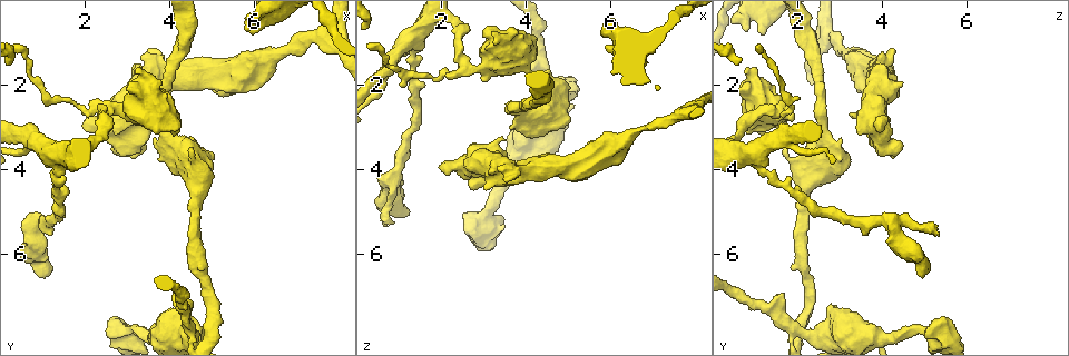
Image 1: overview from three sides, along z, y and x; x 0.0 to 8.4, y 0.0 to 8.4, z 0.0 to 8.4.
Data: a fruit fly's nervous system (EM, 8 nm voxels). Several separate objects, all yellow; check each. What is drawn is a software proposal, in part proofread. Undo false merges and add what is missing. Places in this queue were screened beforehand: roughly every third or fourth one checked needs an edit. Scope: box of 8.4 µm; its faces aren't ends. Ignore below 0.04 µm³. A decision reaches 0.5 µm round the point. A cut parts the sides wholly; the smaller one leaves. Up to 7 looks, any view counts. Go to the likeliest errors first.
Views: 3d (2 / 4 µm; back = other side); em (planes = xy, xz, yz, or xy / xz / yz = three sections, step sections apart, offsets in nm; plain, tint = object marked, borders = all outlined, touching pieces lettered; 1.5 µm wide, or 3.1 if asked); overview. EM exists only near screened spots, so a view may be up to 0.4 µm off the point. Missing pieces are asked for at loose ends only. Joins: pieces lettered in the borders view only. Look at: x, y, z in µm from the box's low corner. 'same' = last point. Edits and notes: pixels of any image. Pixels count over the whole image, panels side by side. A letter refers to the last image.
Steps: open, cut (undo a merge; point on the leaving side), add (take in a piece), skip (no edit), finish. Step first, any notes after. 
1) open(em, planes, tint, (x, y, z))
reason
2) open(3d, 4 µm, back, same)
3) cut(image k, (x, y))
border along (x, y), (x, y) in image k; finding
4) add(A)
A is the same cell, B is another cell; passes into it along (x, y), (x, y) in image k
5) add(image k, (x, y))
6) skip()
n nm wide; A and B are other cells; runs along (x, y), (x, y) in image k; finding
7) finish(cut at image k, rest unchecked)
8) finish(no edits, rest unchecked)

open(3d, 4 µm, (3.25, 1.50, 4.05))
thick end

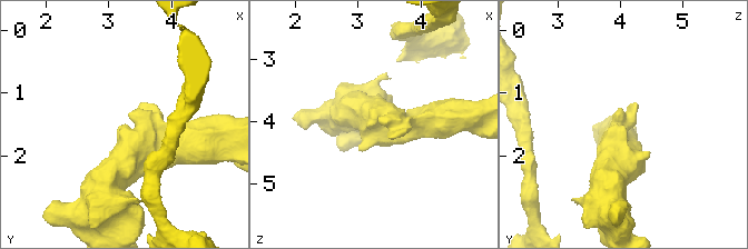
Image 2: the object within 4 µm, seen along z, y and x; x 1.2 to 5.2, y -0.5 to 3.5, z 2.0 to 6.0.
open(em, xy, step 8, borders, (3.20, 1.50, 4.10))
shape alone is not enough

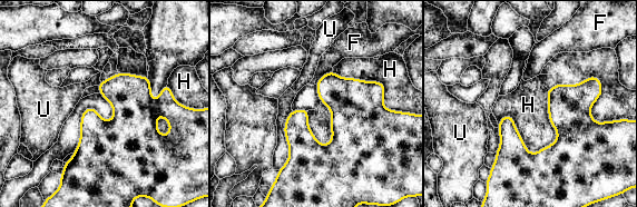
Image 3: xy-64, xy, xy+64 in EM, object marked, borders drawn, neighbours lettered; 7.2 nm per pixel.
open(em, planes, borders, same)
another direction

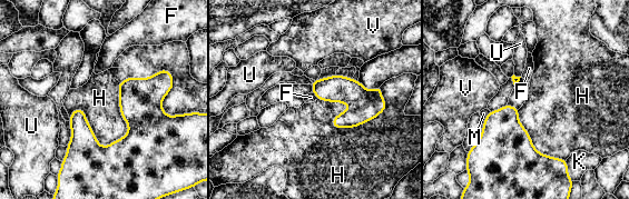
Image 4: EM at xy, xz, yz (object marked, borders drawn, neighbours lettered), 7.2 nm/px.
skip()
F, H, K, M, U and V are other cells; runs along (145, 80), (136, 131), (65, 165) in image 4; no lettered piece goes on from it

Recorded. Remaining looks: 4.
open(3d, 2 µm, (0.90, 5.55, 5.25))
branch stops here

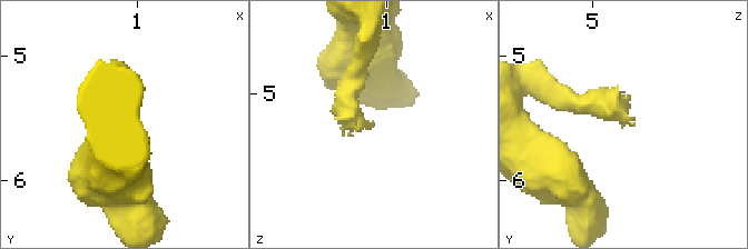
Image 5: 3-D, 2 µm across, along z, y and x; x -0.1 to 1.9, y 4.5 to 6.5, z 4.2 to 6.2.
open(em, planes, tint, (0.88, 5.54, 5.24))
now the EM

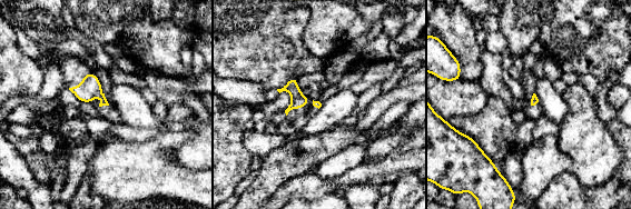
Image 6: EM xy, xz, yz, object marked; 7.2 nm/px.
open(em, planes, borders, same)
see the neighbours

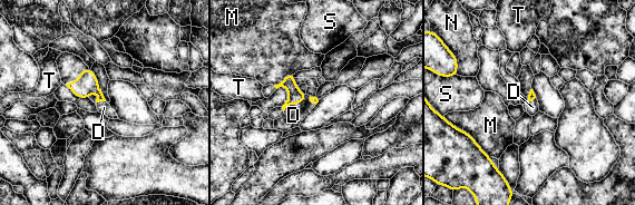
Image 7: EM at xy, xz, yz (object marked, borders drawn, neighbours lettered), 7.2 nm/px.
add(D)
D is the same cell, M, N, S and T are other cells; passes into it along (295, 97), (301, 101), (293, 115) in image 7; it goes on there

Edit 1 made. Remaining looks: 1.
finish(add at image 7, rest unchecked)

